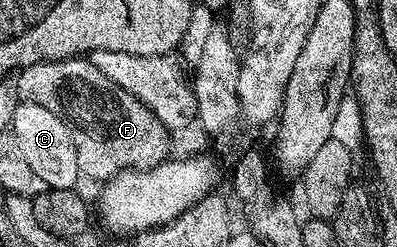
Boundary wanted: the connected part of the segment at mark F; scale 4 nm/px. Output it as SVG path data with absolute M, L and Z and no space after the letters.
M73 57L56 59L53 63L35 63L20 72L16 82L17 96L23 101L34 102L50 109L69 127L70 136L74 139L74 147L78 153L78 169L81 176L89 175L92 179L107 181L119 171L145 171L148 167L156 167L169 158L168 138L170 132L164 127L156 114L134 95L116 85L102 69L92 64L91 58Z

